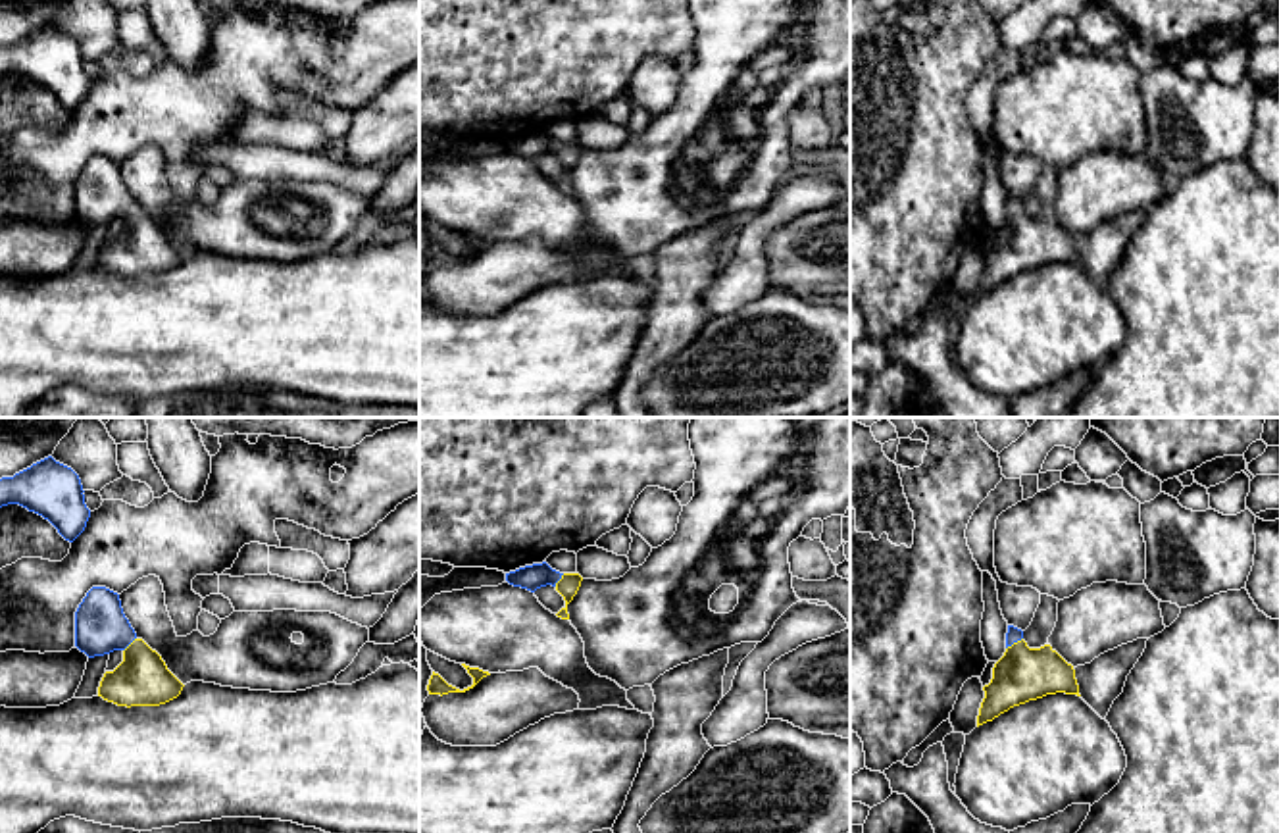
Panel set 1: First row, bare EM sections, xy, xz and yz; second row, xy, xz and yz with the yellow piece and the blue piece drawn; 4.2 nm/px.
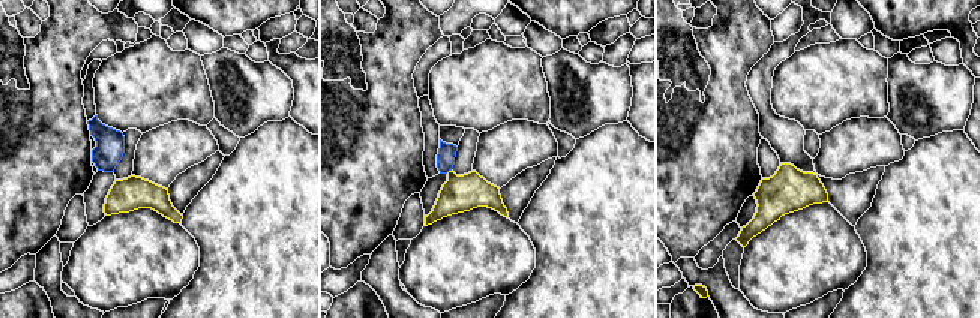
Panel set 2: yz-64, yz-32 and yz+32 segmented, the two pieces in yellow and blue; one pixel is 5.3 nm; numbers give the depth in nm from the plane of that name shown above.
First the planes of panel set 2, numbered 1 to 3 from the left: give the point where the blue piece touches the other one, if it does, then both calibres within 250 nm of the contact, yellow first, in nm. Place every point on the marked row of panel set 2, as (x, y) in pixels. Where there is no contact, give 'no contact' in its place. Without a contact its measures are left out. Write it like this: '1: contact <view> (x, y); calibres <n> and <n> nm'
1: no contact
2: contact yz-32 (449, 171); calibres 200 and 100 nm
3: no contact

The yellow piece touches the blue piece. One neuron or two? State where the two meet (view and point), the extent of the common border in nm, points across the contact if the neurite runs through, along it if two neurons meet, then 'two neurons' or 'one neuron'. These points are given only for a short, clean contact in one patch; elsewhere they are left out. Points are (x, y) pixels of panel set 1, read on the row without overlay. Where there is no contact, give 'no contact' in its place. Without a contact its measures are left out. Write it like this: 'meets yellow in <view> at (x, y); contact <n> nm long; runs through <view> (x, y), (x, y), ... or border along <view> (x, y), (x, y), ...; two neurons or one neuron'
meets yellow in yz at (1014, 212); contact 90 nm long; runs through yz (1024, 243), (1014, 212), (1014, 202); one neuron

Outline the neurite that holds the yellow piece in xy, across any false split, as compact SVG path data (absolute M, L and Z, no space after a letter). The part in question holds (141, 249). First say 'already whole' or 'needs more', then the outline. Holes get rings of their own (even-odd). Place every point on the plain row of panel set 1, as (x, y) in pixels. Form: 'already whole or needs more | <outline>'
needs more | M92 156L79 173L75 215L88 227L123 221L123 231L106 240L98 256L98 265L117 275L160 275L177 267L185 256L162 225L137 206L119 164L106 156Z

